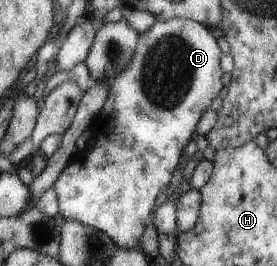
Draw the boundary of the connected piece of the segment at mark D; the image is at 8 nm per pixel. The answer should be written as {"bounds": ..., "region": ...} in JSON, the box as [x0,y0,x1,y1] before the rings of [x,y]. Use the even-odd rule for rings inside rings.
{"bounds":[51,18,223,249],"region":[[[171,18],[167,21],[155,21],[155,23],[143,33],[138,33],[138,39],[136,39],[136,45],[134,45],[134,51],[132,51],[130,61],[128,61],[118,73],[110,76],[106,101],[104,101],[104,105],[100,107],[100,115],[106,115],[106,119],[108,119],[108,131],[96,139],[96,145],[92,146],[92,149],[88,151],[88,155],[86,155],[82,161],[78,161],[78,163],[72,161],[72,163],[68,163],[68,165],[60,171],[58,179],[56,179],[51,186],[52,189],[54,189],[54,193],[56,193],[58,217],[60,220],[64,218],[72,219],[72,221],[78,221],[78,223],[82,223],[83,225],[94,227],[94,229],[106,233],[106,236],[110,237],[117,247],[128,247],[128,249],[140,247],[139,240],[148,222],[148,215],[150,215],[150,211],[152,211],[152,207],[154,207],[155,199],[158,197],[161,189],[168,185],[172,173],[177,169],[184,148],[190,141],[190,138],[196,135],[195,127],[200,116],[209,108],[211,101],[223,93],[223,85],[220,81],[222,77],[219,65],[220,54],[221,51],[218,45],[216,45],[214,35],[212,35],[204,25],[200,25],[194,21],[188,21],[188,19]]]}

